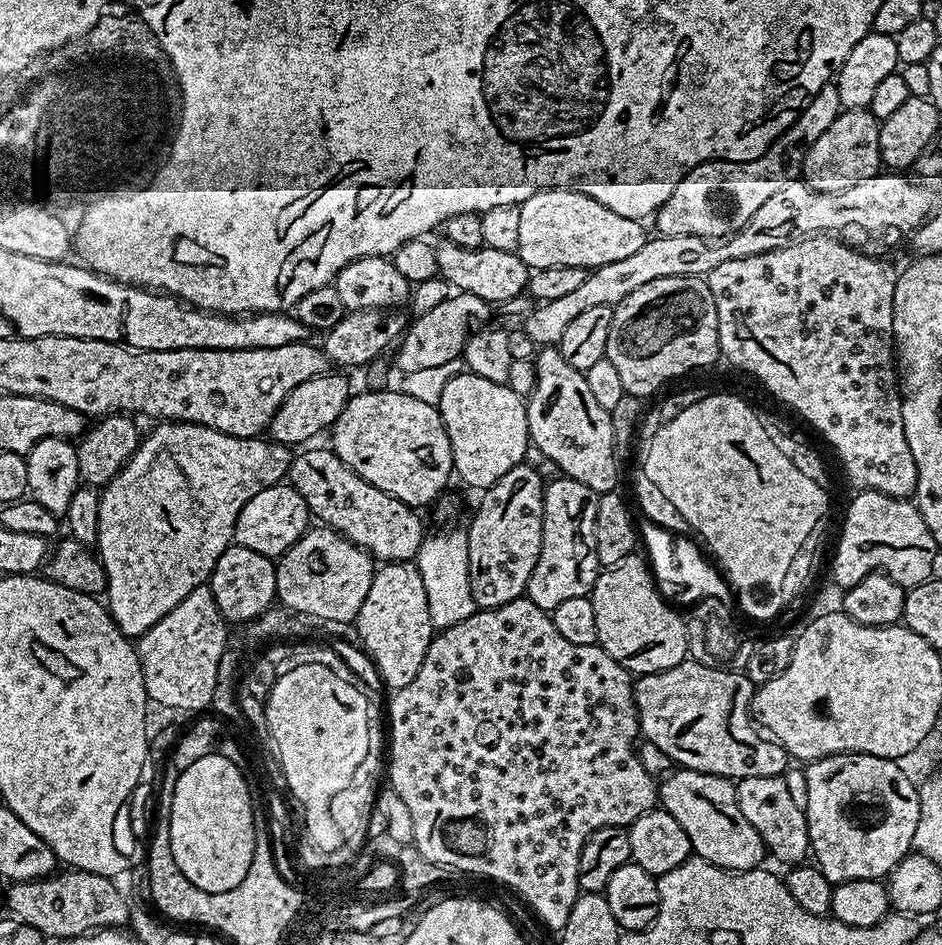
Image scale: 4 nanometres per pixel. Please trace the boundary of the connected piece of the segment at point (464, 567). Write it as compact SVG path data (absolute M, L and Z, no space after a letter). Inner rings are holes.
M467 531L440 532L437 536L425 535L414 563L422 574L422 583L426 586L426 602L430 606L430 622L433 629L454 626L477 611L474 598L470 594Z

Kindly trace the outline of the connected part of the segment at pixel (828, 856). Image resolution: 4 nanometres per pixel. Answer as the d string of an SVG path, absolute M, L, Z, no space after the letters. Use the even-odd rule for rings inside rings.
M839 752L813 760L804 768L808 795L808 843L820 872L831 884L855 880L883 881L912 850L920 819L920 788L904 773L903 763L865 752Z

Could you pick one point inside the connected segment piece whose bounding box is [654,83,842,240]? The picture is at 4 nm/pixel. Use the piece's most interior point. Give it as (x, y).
(716, 198)

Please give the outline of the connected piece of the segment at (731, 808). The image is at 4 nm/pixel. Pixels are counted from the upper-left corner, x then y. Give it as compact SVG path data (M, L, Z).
M689 768L673 771L663 780L658 788L659 803L663 811L678 818L678 826L686 830L686 838L690 838L695 855L727 872L750 872L765 863L764 839L758 830L754 830L754 826L750 826L750 822L746 822L733 781L726 776L695 772Z

